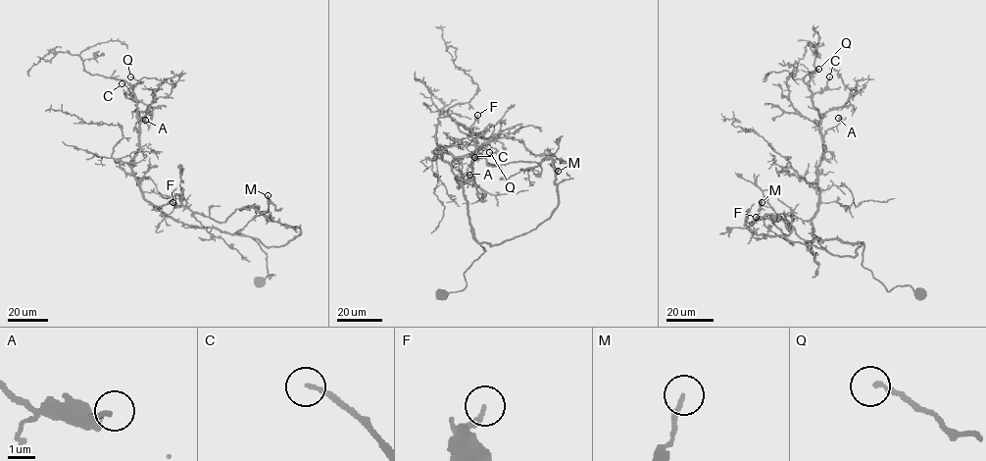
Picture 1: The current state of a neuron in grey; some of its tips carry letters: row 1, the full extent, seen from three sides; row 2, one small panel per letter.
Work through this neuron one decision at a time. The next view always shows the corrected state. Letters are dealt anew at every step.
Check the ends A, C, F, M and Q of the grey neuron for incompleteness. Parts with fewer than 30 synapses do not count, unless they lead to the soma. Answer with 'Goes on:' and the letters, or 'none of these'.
Goes on: C

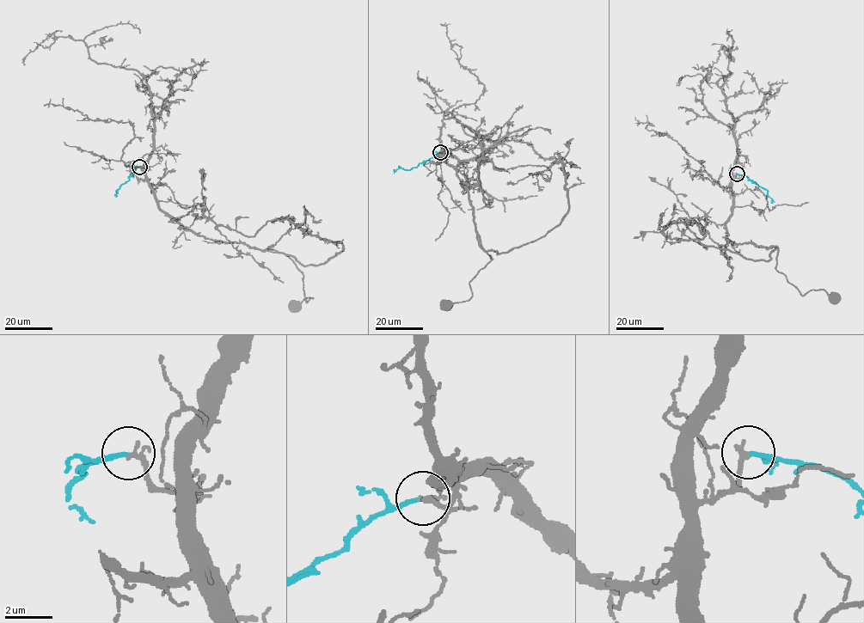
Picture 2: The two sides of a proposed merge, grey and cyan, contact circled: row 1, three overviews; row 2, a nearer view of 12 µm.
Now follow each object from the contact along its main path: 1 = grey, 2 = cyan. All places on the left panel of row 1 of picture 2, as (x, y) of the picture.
1: (139, 167), (156, 204), (187, 229), (214, 241), (286, 255), (303, 274), (306, 302), (313, 298), (294, 308)
2: (139, 167), (134, 168), (129, 180), (117, 189), (116, 197)

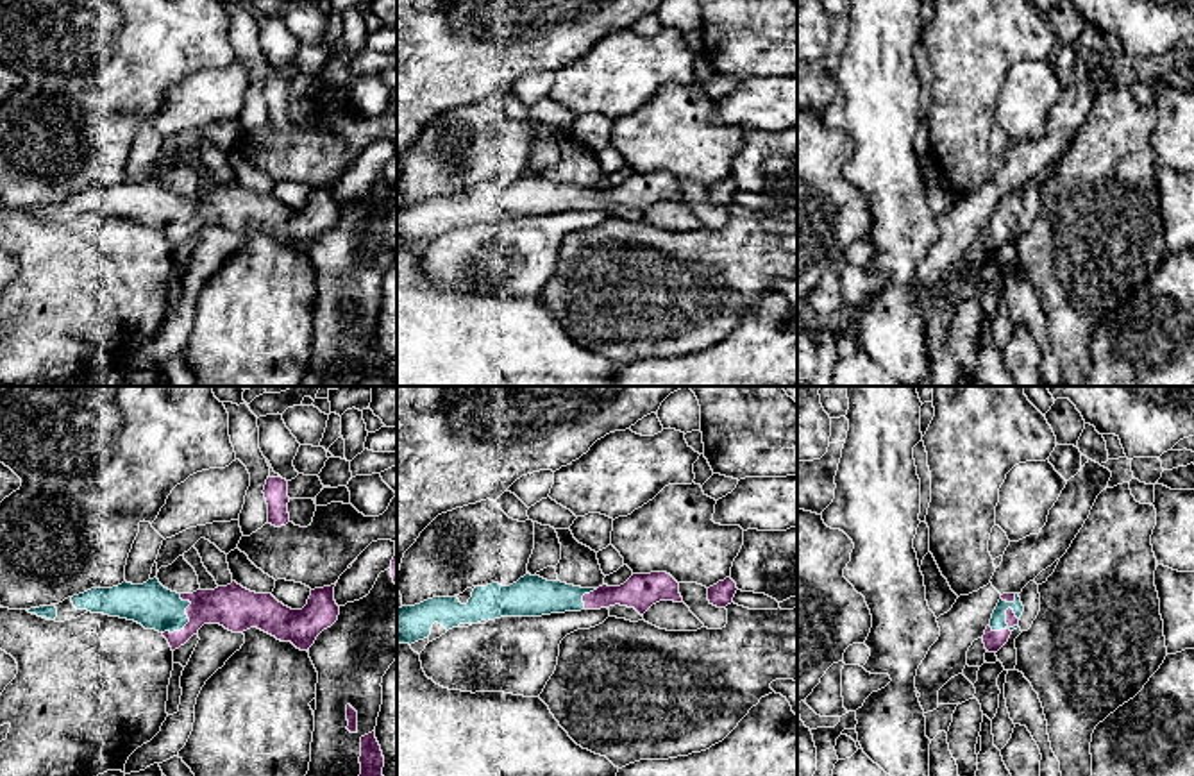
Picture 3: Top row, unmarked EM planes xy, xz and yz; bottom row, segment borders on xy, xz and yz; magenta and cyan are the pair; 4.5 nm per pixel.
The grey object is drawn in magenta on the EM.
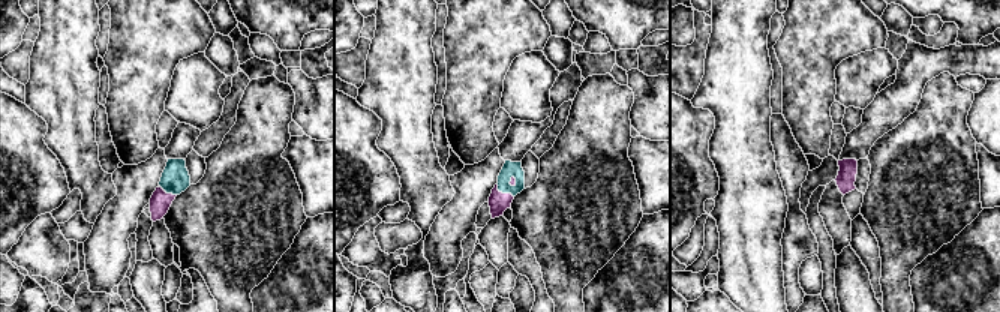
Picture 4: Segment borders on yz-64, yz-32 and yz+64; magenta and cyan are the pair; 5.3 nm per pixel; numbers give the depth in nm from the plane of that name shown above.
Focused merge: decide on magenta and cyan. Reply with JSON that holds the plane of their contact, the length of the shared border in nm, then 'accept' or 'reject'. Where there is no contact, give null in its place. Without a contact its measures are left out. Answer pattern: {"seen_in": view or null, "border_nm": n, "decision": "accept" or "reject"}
{"seen_in": "xy", "border_nm": 200, "decision": "accept"}

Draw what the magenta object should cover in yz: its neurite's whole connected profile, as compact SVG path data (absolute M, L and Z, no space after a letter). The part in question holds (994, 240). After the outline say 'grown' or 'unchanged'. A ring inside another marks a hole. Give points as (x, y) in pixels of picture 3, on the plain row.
M1019 193L1001 195L983 234L983 243L988 252L997 252L1008 241L1012 231L1019 227L1022 211L1024 206Z; grown

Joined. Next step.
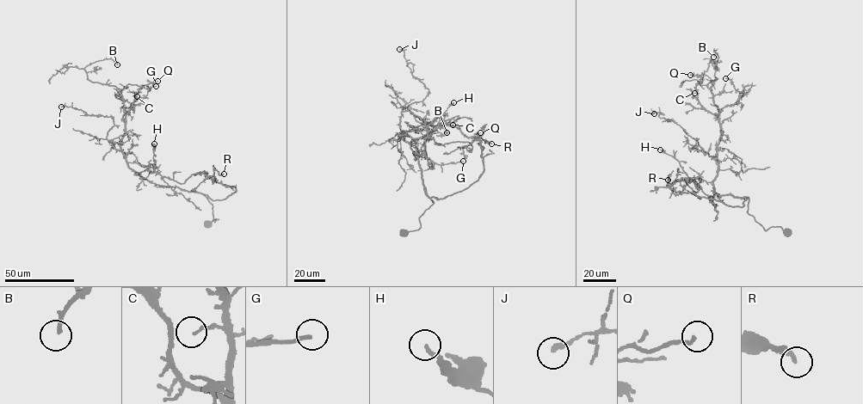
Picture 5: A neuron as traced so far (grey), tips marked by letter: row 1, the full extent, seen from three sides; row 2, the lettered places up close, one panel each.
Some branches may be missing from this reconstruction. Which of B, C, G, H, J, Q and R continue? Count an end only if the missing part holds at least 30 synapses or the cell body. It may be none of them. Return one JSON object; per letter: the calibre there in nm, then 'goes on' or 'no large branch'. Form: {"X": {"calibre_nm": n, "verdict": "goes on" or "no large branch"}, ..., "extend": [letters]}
{"B": {"calibre_nm": 170, "verdict": "no large branch"}, "C": {"calibre_nm": 60, "verdict": "no large branch"}, "G": {"calibre_nm": 160, "verdict": "no large branch"}, "H": {"calibre_nm": 190, "verdict": "no large branch"}, "J": {"calibre_nm": 240, "verdict": "no large branch"}, "Q": {"calibre_nm": 150, "verdict": "no large branch"}, "R": {"calibre_nm": 180, "verdict": "no large branch"}, "extend": []}

